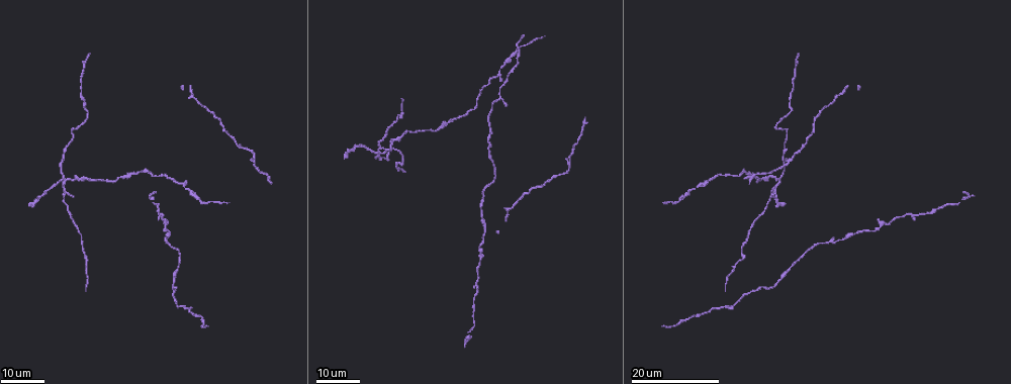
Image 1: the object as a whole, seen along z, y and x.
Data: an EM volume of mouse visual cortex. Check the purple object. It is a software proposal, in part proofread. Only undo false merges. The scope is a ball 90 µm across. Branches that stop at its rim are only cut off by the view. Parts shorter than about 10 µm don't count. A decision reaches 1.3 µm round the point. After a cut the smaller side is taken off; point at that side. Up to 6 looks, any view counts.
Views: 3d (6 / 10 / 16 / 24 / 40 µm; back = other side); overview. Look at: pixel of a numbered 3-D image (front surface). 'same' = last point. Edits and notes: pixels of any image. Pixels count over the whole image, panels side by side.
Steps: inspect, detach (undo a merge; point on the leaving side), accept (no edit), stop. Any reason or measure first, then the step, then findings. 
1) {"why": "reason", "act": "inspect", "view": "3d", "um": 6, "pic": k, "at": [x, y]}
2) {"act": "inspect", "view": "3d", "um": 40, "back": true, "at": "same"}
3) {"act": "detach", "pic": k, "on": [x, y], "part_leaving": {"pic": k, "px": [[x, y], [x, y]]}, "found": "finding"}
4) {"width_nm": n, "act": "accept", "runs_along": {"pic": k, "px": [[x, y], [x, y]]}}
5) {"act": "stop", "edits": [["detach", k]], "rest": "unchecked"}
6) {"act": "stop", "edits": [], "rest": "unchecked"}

{"why": "looks like a crossing", "act": "inspect", "view": "3d", "um": 16, "pic": 1, "at": [380, 153]}

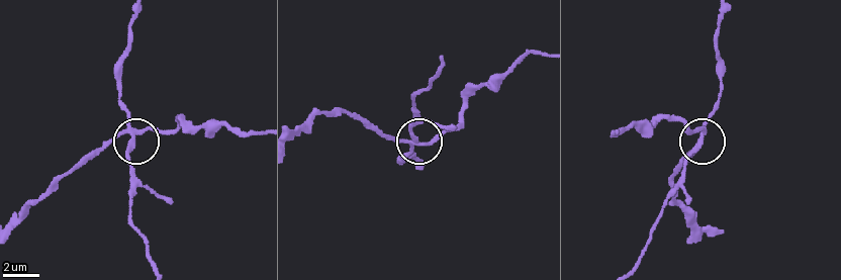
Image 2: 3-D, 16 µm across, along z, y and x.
{"act": "inspect", "view": "3d", "um": 6, "pic": 2, "at": [424, 143]}

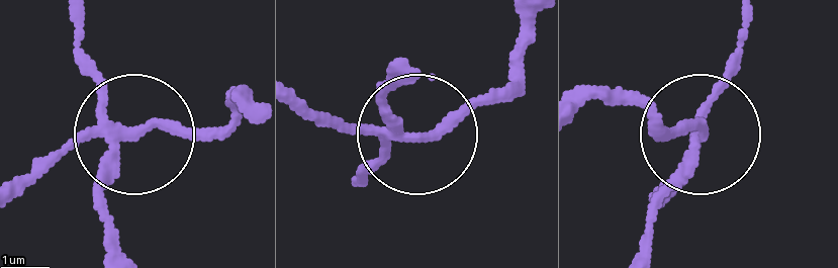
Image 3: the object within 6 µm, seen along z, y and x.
{"width_nm": 210, "act": "detach", "pic": 3, "on": [88, 74], "part_leaving": {"pic": 3, "px": [[109, 127], [85, 10]]}, "found": "a second neuron is stuck on"}

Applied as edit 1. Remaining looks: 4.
{"why": "sudden change in width", "act": "inspect", "view": "3d", "um": 24, "pic": 1, "at": [405, 134]}

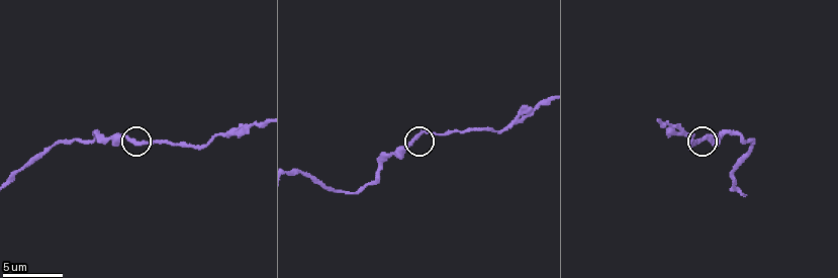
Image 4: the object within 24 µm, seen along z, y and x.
{"act": "inspect", "view": "3d", "um": 6, "pic": 4, "at": [128, 140]}

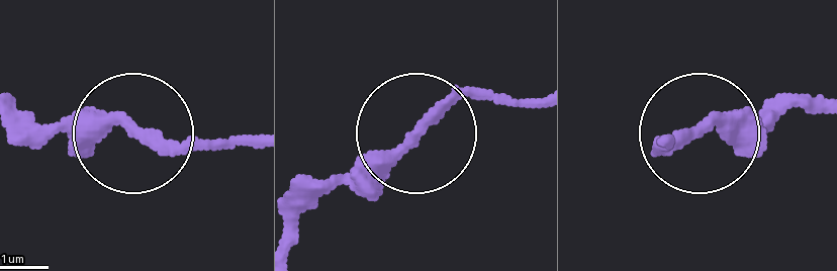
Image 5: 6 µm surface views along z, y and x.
{"act": "accept", "runs_along": {"pic": 5, "px": [[292, 239], [312, 202], [373, 178], [469, 98], [530, 106]]}, "found": "continuous, no second neuron"}

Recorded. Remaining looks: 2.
{"why": "sudden change in width", "act": "inspect", "view": "3d", "um": 16, "pic": 1, "at": [500, 72]}

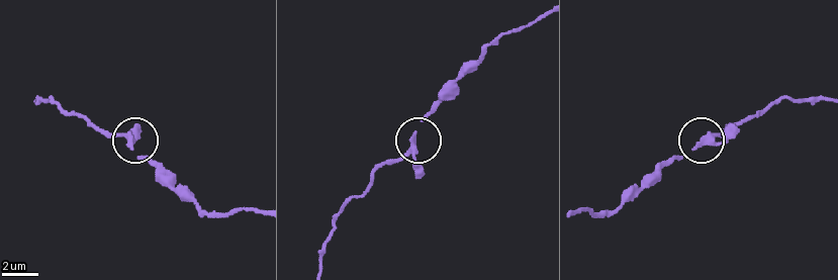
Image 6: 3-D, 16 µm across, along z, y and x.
{"act": "inspect", "view": "3d", "um": 6, "pic": 6, "at": [708, 139]}

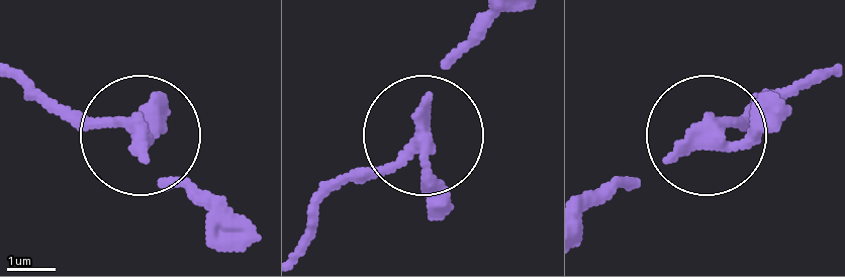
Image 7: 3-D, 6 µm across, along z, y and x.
{"act": "accept", "runs_along": {"pic": 7, "px": [[811, 87], [727, 119], [609, 196]]}, "found": "all the same neuron"}

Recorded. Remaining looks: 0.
{"act": "stop", "edits": [["detach", 3]], "rest": "unchecked"}

